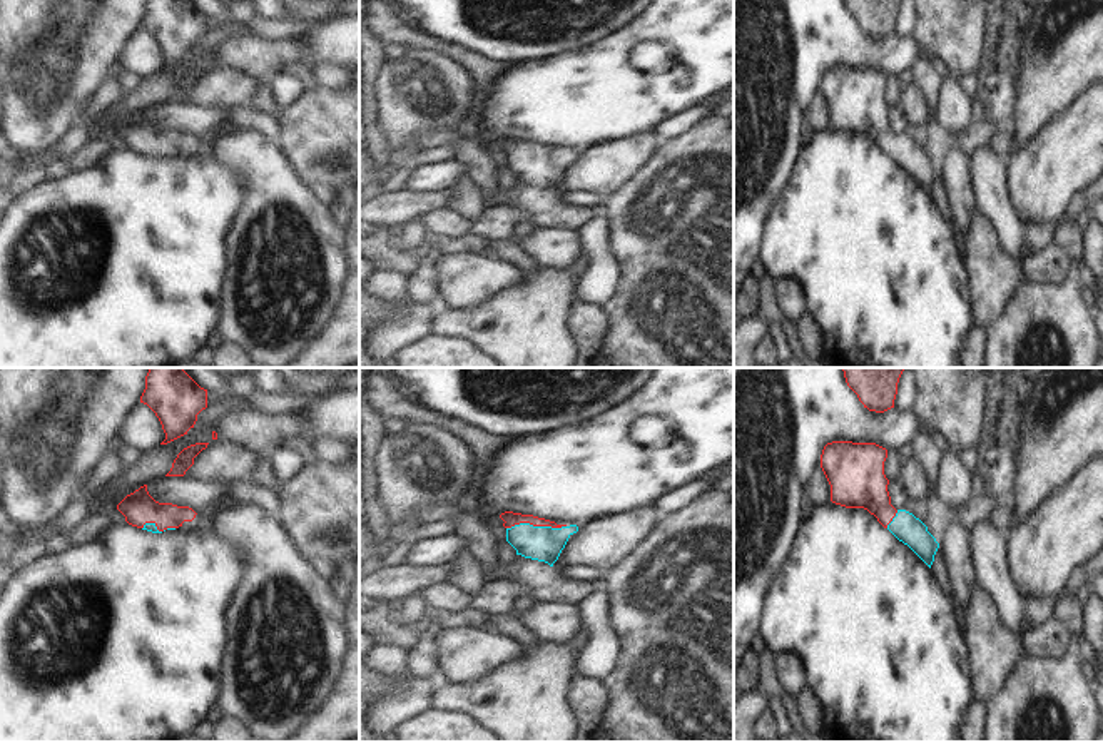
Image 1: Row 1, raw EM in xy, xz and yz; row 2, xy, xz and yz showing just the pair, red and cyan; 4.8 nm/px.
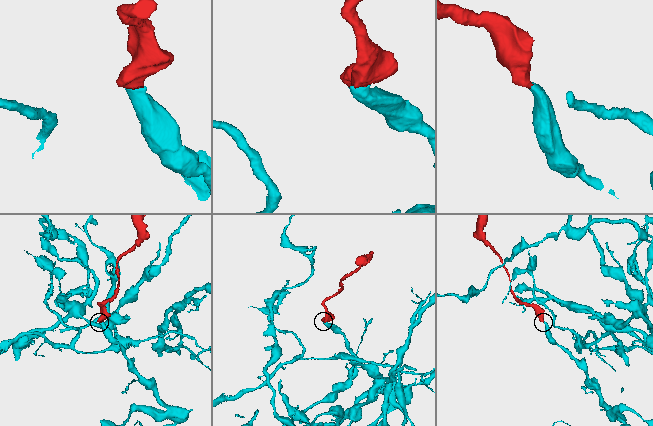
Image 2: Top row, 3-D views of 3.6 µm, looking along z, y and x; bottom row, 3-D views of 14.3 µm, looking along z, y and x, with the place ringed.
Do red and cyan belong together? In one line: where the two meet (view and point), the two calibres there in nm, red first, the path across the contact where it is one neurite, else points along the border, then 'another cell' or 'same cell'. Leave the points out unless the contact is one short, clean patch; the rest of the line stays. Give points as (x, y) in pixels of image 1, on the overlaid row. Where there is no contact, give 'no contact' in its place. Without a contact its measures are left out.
xz (535, 525) | 70/170 nm | across xz (510, 518), (515, 523), (535, 525), (535, 535), (543, 543) | same cell

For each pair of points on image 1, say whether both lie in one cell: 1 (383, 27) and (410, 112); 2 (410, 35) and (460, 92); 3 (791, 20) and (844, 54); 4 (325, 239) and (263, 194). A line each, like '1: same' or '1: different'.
1: different
2: different
3: same
4: same

